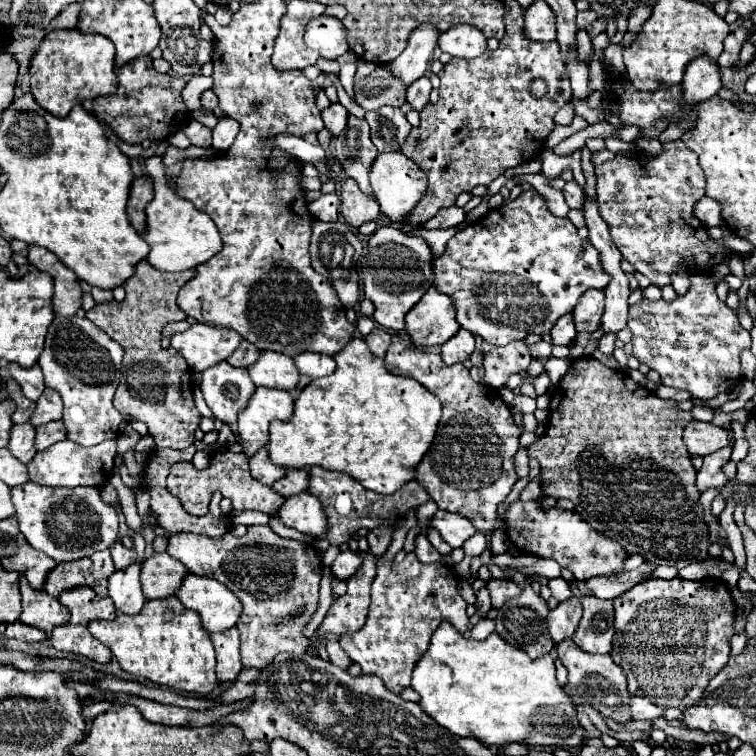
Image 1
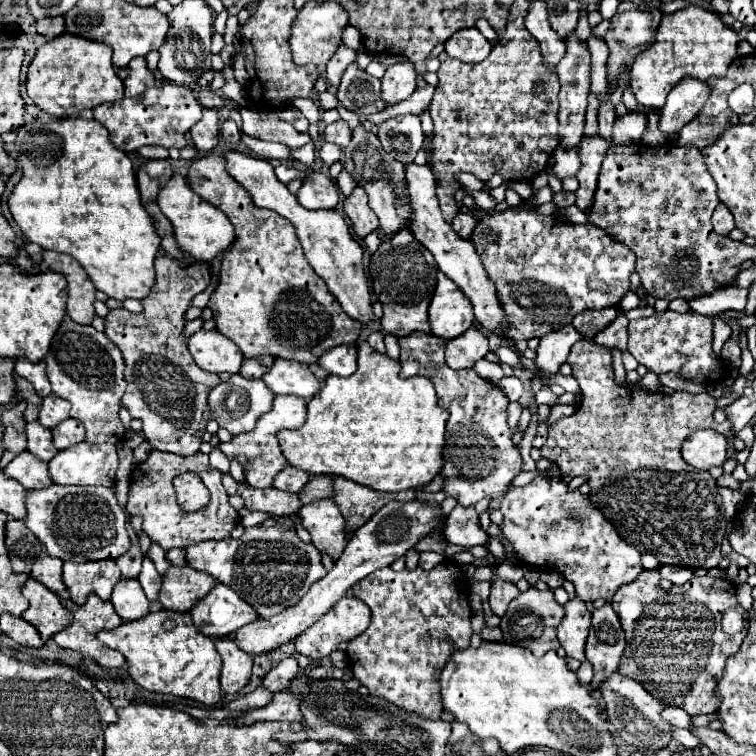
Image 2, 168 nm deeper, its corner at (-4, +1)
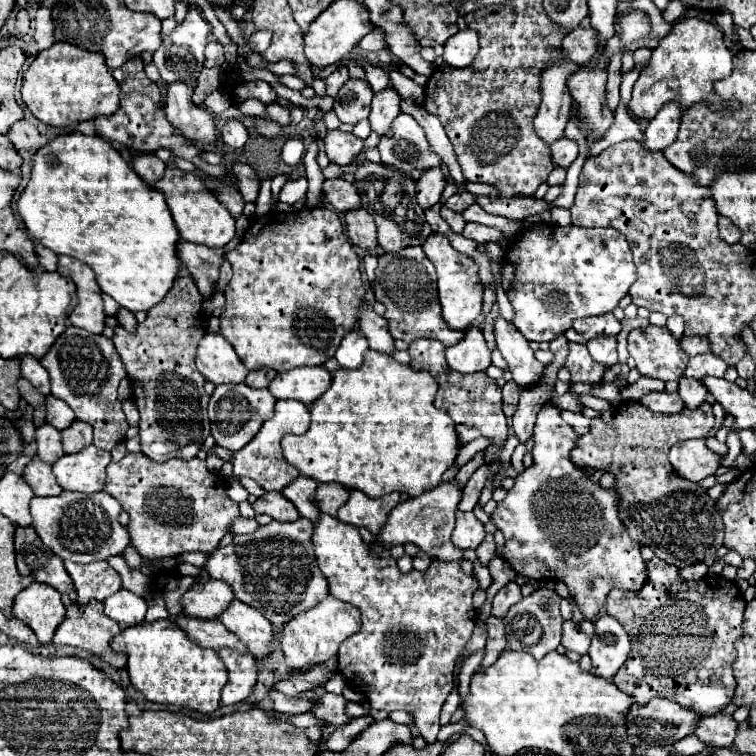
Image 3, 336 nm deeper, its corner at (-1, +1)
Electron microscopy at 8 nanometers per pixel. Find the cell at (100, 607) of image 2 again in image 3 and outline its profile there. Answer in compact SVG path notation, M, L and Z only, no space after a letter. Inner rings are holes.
M92 600L92 602L88 602L88 604L72 604L72 606L68 606L66 618L64 618L64 622L58 626L58 630L56 630L52 642L54 642L56 646L70 644L70 646L84 648L84 650L96 654L98 658L102 658L104 662L108 662L108 664L112 664L112 666L116 666L116 668L124 668L124 666L126 666L126 660L128 660L126 654L124 654L124 652L118 654L118 652L114 652L114 650L110 648L110 640L112 640L116 634L120 634L118 622L110 620L110 618L104 614L104 604L102 604L102 602Z

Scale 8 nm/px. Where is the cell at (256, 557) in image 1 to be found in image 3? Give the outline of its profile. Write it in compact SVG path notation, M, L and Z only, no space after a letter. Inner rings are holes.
M298 518L296 522L270 522L266 526L260 526L252 534L236 536L226 548L216 548L212 552L204 570L210 574L210 578L228 582L236 600L258 608L274 626L284 626L296 614L310 610L328 596L328 582L324 574L320 574L320 568L316 566L316 556L312 554L312 524L306 518Z

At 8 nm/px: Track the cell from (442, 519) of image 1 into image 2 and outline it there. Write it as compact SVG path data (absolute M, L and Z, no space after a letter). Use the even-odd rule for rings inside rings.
M455 506L453 512L447 516L443 534L449 542L459 544L463 548L485 544L487 538L489 538L481 530L479 516L477 516L475 508L463 508L463 506Z

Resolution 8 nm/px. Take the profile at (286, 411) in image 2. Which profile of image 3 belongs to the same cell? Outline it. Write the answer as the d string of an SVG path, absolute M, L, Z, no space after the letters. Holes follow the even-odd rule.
M278 400L274 416L268 422L264 422L256 438L252 438L252 442L248 442L248 446L244 446L242 450L232 452L234 454L234 462L232 462L234 474L256 480L266 492L282 492L284 486L292 484L300 476L300 472L286 462L282 448L280 448L280 440L286 434L304 434L308 426L310 426L310 412L302 402Z

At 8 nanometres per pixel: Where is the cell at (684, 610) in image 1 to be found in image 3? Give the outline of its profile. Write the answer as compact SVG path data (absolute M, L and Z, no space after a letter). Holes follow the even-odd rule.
M656 556L648 562L648 582L640 592L612 590L606 598L606 612L616 618L630 636L632 652L624 666L614 676L614 684L630 694L640 706L648 704L650 698L670 698L680 706L686 706L700 716L720 714L730 702L736 690L732 674L732 662L736 660L734 642L742 636L744 598L738 586L722 576L704 576L700 580L682 580L678 568Z

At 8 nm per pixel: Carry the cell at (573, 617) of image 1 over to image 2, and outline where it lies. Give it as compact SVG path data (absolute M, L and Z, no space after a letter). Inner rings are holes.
M575 596L565 606L565 618L557 630L557 638L563 650L577 660L585 660L585 638L591 626L591 612L585 608L585 602Z

